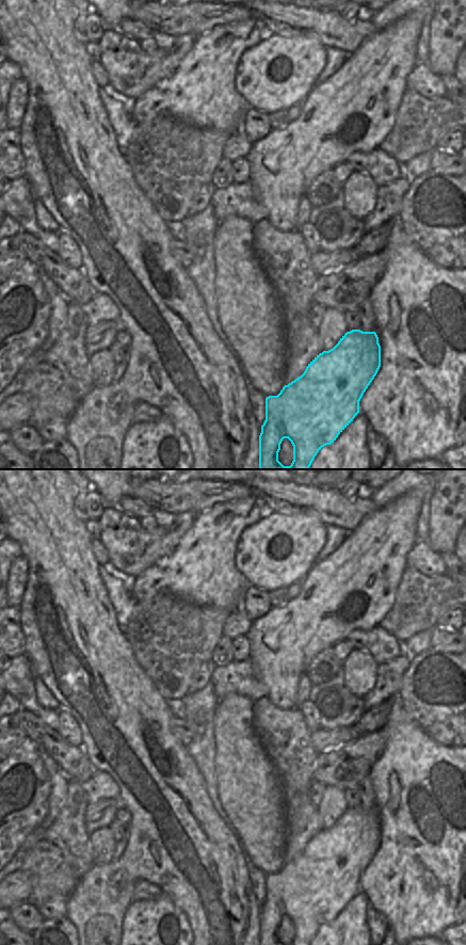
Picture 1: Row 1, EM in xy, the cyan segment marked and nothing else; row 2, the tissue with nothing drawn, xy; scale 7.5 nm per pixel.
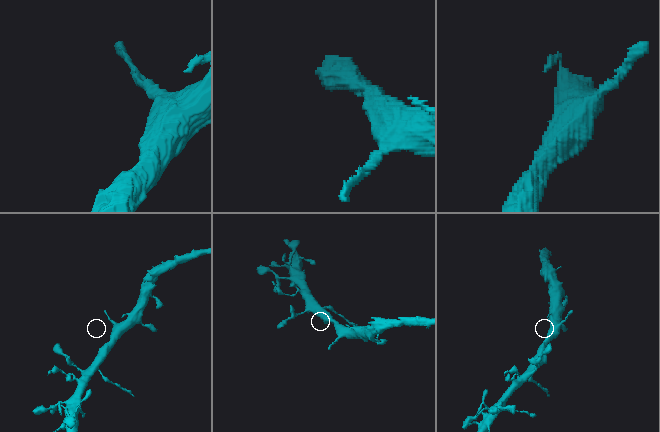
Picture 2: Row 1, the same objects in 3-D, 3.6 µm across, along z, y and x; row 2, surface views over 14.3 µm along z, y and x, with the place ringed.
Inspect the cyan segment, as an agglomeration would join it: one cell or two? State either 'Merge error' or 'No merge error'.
No merge error

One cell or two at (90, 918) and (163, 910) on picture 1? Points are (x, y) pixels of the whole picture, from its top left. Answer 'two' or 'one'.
two

